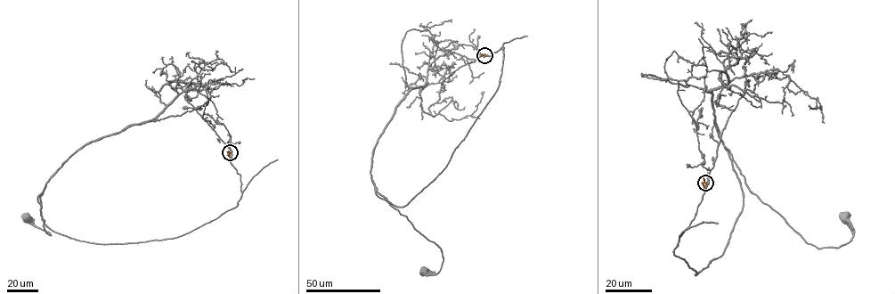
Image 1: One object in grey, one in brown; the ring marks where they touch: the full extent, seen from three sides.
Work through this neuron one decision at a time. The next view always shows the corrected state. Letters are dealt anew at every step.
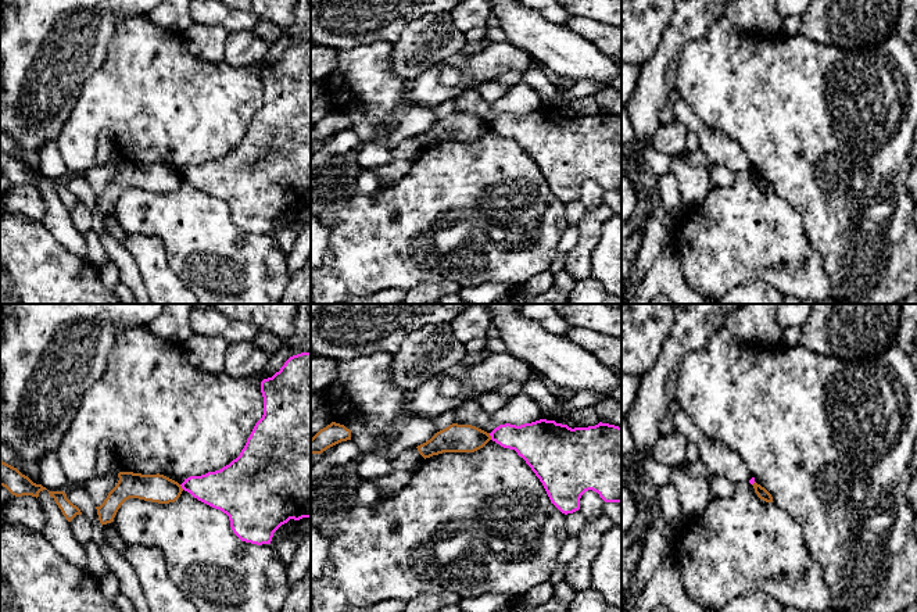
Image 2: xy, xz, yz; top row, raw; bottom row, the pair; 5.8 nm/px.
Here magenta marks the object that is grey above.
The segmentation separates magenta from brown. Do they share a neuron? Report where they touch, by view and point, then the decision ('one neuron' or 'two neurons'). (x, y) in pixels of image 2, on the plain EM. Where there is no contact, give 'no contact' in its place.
contact xz (490, 124); two neurons

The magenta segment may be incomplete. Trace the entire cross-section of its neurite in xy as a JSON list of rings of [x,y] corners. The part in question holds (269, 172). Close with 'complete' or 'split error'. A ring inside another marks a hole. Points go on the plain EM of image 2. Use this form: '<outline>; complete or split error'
[[[311,42],[290,46],[272,67],[261,71],[264,104],[240,144],[219,160],[190,165],[180,173],[198,190],[229,205],[233,222],[246,232],[271,233],[273,222],[290,208],[311,207]]]; complete

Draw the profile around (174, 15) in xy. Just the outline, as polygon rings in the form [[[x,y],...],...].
[[[161,0],[148,14],[148,19],[168,32],[185,36],[194,24],[190,15],[191,0]]]

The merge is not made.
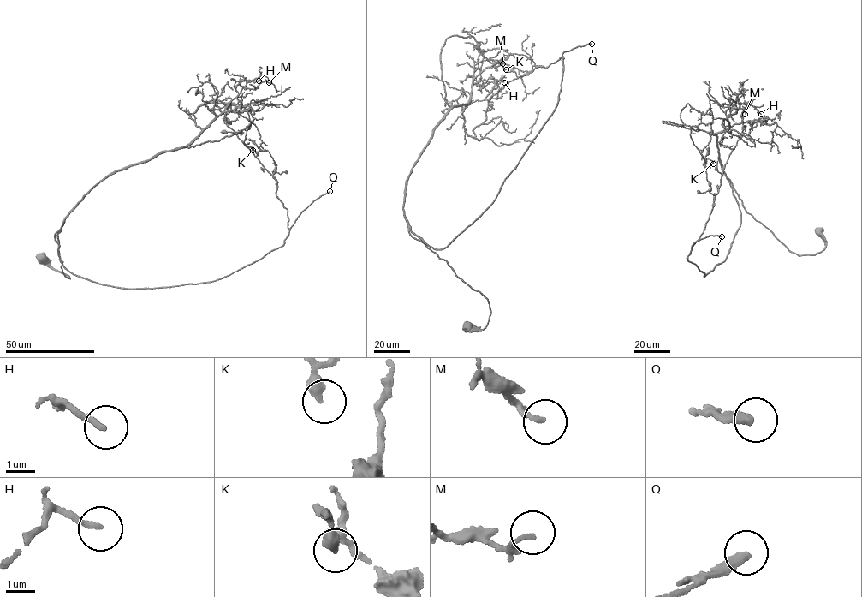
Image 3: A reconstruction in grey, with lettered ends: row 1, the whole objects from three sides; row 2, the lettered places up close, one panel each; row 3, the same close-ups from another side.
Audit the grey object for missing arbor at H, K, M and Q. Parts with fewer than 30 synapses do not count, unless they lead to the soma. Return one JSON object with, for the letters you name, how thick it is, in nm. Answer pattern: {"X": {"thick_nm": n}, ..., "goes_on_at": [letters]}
{"Q": {"thick_nm": 280}, "goes_on_at": ["Q"]}

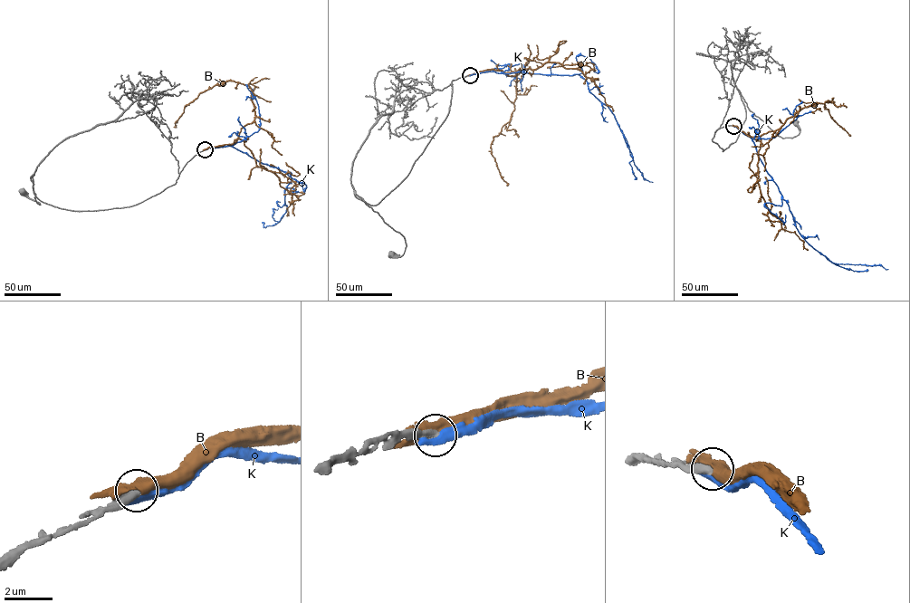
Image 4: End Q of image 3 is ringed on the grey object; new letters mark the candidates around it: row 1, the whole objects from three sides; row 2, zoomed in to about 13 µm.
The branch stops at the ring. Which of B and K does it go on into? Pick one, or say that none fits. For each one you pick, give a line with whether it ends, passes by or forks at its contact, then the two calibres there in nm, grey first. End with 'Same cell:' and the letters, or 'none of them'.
Same cell: none of them

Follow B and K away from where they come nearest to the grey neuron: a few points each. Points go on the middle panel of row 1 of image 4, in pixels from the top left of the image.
B: (469, 75), (493, 69), (509, 76), (519, 72), (514, 110), (491, 147), (507, 186)
K: (469, 75), (494, 71), (578, 74), (587, 81), (590, 92), (613, 114), (635, 165), (644, 178), (652, 182)

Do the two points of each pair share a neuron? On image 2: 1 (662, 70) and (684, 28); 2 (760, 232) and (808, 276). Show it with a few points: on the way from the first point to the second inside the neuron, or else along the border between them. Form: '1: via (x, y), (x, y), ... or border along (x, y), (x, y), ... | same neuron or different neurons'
1: via (665, 60), (676, 38) | same neuron
2: via (772, 243), (796, 268) | same neuron

